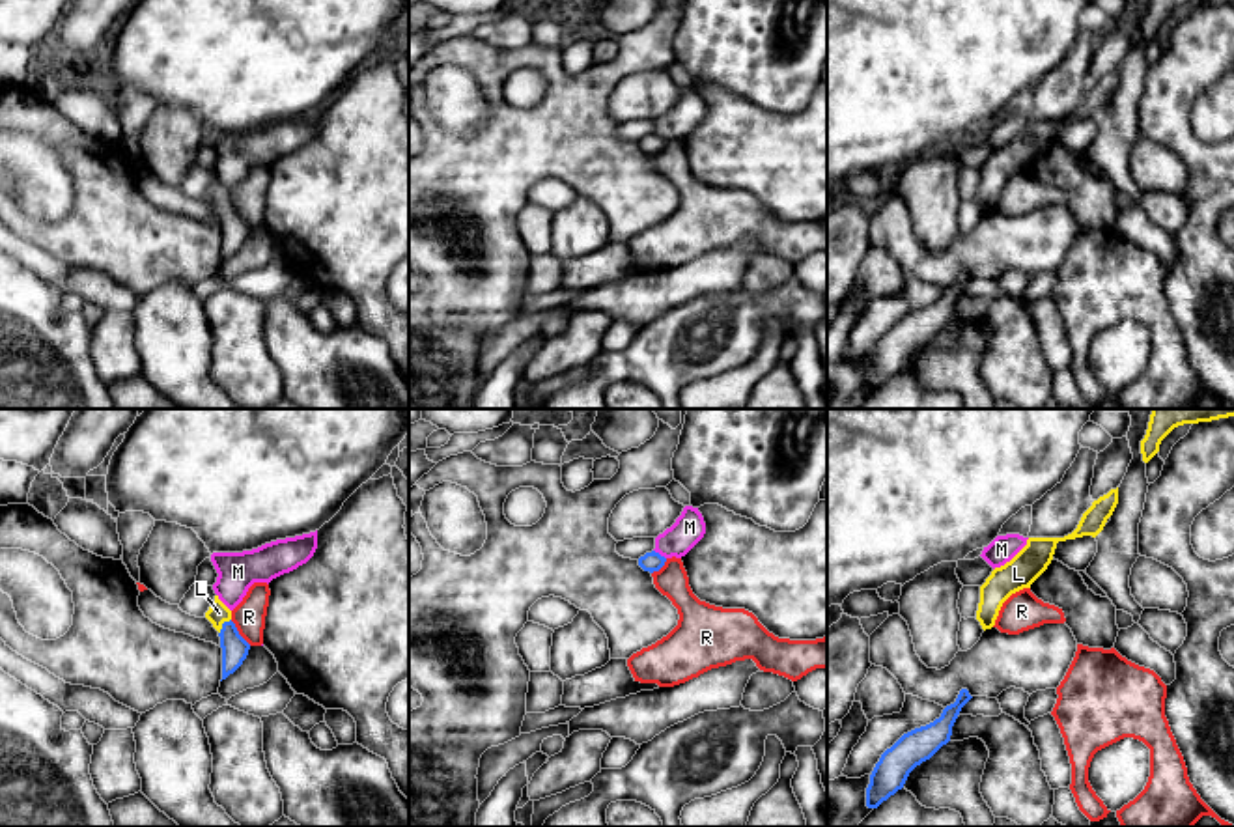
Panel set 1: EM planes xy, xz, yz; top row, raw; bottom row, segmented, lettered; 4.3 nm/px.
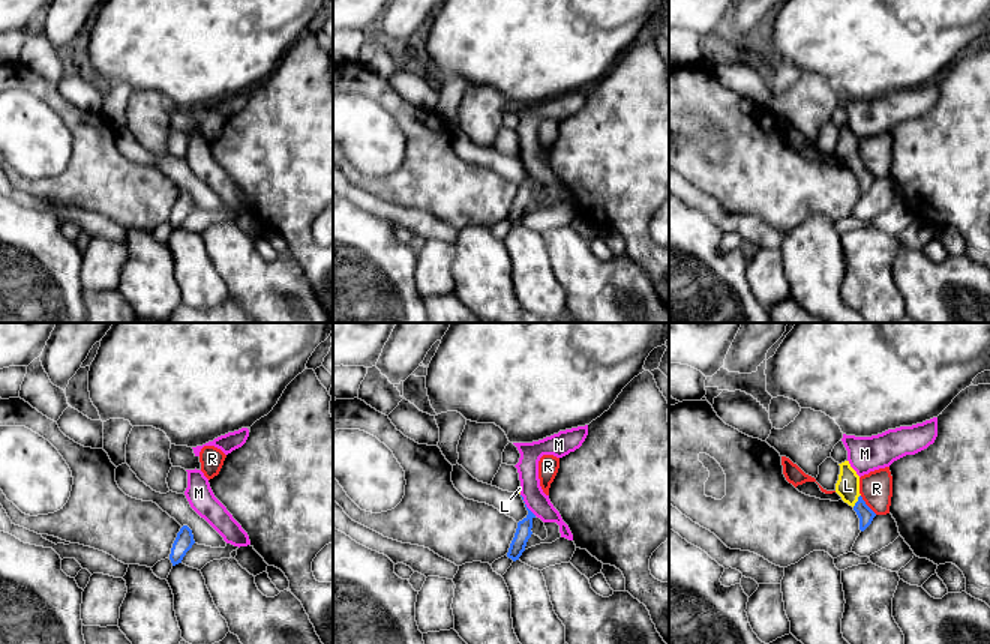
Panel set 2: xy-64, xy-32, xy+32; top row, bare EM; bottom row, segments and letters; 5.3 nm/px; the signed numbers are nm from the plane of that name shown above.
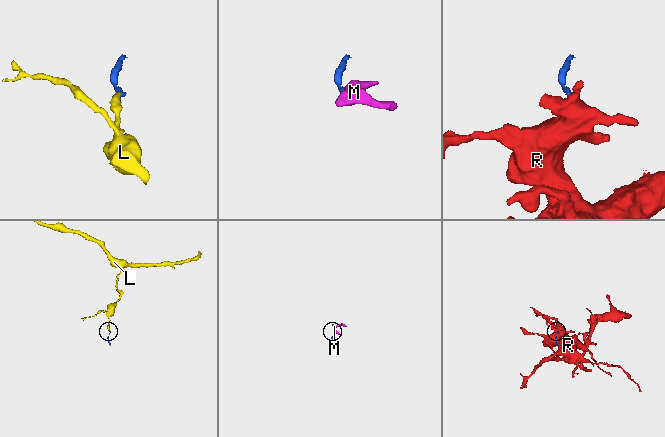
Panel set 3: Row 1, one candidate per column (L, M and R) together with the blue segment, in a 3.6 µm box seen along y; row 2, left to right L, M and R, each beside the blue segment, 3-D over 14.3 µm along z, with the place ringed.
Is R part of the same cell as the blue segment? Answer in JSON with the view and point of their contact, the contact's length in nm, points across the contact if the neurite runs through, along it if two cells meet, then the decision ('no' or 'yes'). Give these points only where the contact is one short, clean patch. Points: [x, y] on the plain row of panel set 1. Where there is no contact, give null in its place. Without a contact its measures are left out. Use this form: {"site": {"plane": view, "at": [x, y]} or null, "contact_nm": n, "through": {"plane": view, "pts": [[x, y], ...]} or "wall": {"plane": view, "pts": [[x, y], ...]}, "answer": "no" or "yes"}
{"site": {"plane": "xy", "at": [238, 215]}, "contact_nm": 140, "wall": {"plane": "xy", "pts": [[230, 202], [251, 226]]}, "answer": "no"}

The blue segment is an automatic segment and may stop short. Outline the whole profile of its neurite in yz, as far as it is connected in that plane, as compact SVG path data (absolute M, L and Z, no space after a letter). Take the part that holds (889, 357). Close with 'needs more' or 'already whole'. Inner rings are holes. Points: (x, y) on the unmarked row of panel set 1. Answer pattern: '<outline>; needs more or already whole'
M961 271L956 284L947 287L939 301L904 315L881 336L866 370L868 390L877 390L883 383L902 371L909 355L950 323L952 308L961 289L971 280L969 273Z; already whole

